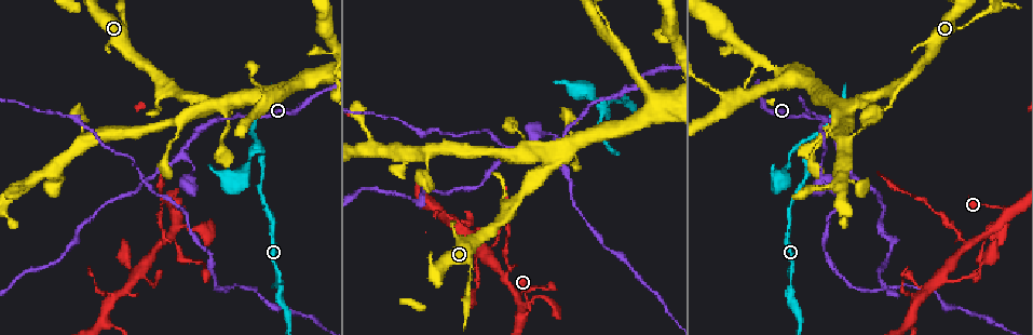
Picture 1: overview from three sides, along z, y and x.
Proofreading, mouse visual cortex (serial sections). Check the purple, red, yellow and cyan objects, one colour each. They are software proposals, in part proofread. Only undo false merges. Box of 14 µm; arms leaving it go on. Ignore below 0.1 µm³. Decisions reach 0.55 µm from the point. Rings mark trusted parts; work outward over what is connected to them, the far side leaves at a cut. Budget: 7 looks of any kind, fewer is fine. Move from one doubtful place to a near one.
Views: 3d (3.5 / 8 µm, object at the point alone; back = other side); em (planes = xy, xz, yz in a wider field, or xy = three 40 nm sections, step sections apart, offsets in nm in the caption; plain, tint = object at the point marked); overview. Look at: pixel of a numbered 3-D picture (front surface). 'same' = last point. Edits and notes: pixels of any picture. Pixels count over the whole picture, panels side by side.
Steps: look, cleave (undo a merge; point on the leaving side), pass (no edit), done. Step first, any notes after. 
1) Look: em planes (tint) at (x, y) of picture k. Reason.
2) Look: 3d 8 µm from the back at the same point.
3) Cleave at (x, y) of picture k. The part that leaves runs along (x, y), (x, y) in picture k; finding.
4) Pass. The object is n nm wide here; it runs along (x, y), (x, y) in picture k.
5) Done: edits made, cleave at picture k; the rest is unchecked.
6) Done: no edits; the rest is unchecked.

Look: 3d 3.5 µm at (970, 244) of picture 1. Sharp bend.

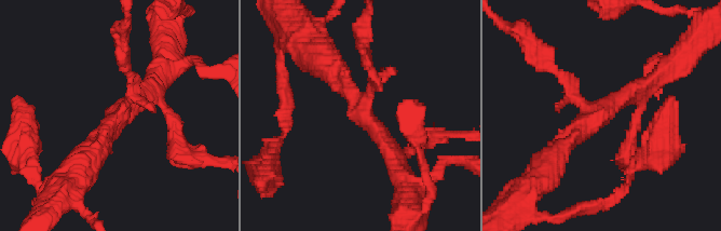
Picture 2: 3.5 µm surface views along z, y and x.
Look: em planes (tint) at (604, 111) of picture 2.

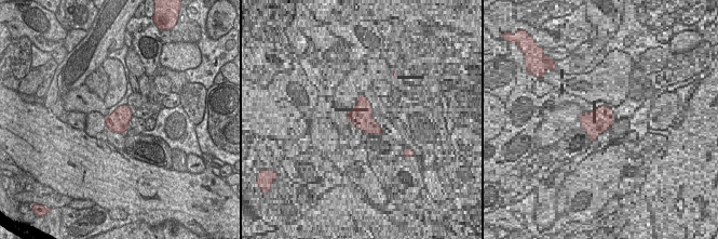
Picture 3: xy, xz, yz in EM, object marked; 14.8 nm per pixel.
Pass. The object is 320 nm wide here; it runs along (653, 79), (602, 111), (556, 154) in picture 2; one cell here.

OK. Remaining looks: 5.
Look: 3d 3.5 µm from the back at (260, 146) of picture 1.

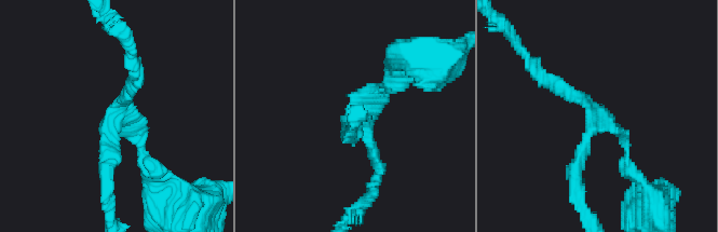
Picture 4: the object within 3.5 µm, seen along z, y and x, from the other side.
Look: em xy step 1 (tint) at (599, 117) of picture 4.

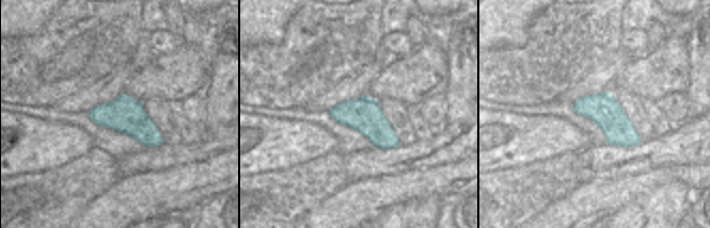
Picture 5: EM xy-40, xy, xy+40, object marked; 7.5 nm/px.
Pass. It runs along (349, 137), (346, 123), (389, 79) in picture 4; continuous, no second cell.

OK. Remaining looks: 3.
Look: 3d 3.5 µm at (835, 147) of picture 1. A fork.

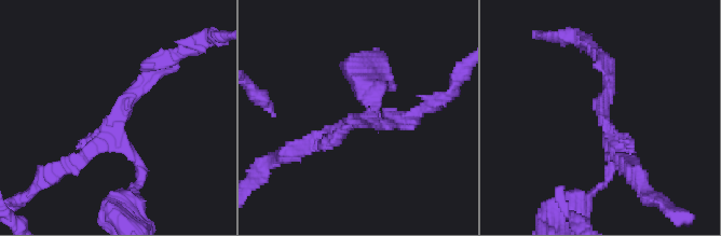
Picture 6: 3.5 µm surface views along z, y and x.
Look: em xy step 2 (tint) at (605, 118) of picture 6. 3 arms meet here; the arms are 150, 200, 200 nm wide; need the tissue.

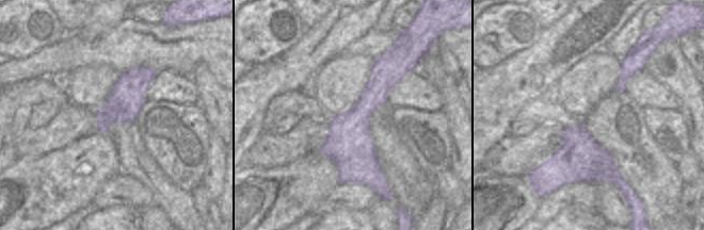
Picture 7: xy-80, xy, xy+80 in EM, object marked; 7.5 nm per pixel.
Pass. The object is 360 nm wide here; it runs along (388, 54), (361, 111), (371, 183) in picture 7; continuous, no second cell.

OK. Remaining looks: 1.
Done: no edits; the rest is unchecked.

